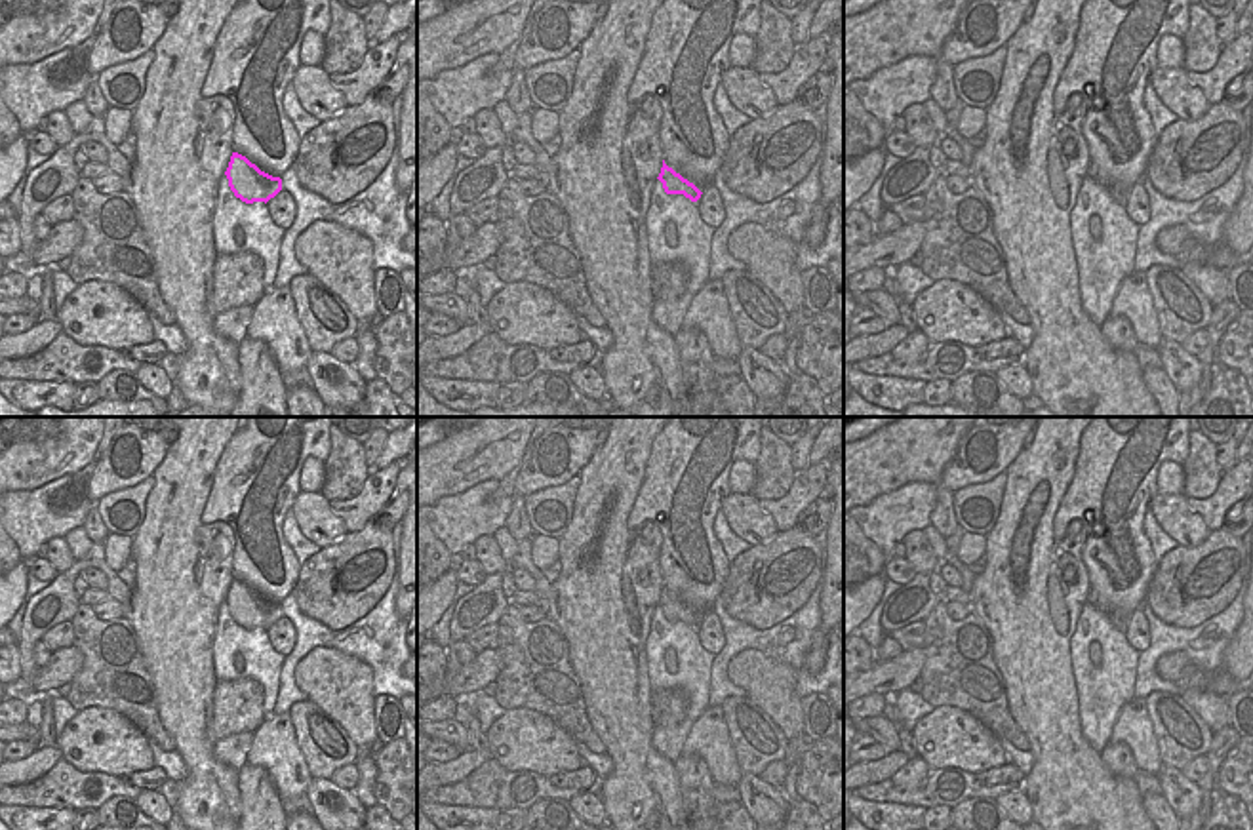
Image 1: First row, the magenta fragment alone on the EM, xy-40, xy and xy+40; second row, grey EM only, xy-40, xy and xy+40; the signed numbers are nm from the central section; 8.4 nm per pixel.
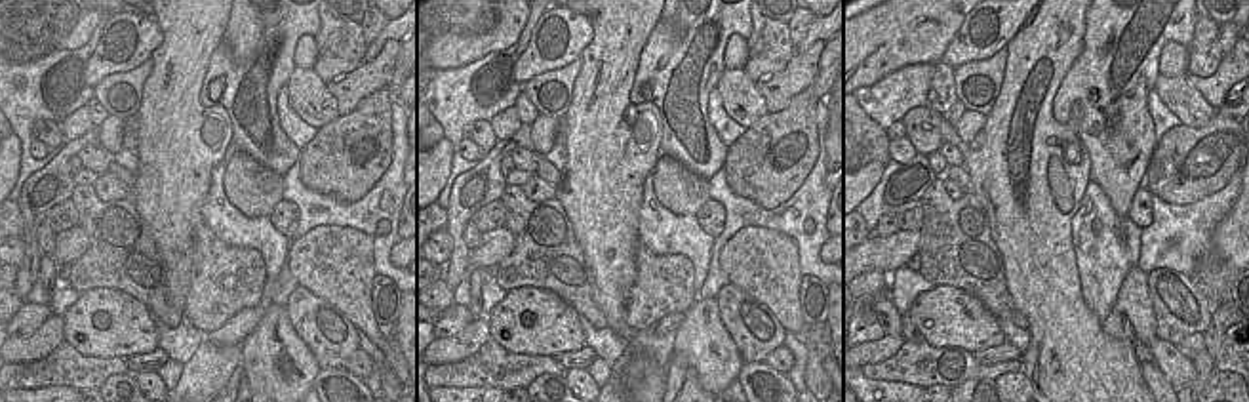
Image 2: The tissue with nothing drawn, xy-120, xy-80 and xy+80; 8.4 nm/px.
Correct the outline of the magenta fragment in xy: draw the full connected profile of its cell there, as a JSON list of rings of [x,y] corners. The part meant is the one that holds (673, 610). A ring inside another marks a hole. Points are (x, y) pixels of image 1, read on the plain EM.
[[[663,586],[663,594],[657,605],[663,609],[663,615],[666,621],[684,621],[691,628],[697,628],[703,621],[693,609],[689,609],[672,594],[668,594],[665,586]]]

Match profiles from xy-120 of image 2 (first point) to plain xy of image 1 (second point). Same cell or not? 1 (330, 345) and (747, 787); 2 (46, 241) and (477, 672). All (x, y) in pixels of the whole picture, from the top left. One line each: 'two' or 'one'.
1: two
2: two

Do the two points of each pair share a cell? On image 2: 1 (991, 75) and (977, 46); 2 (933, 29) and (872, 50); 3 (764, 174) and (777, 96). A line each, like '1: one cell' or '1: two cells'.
1: two cells
2: one cell
3: two cells

